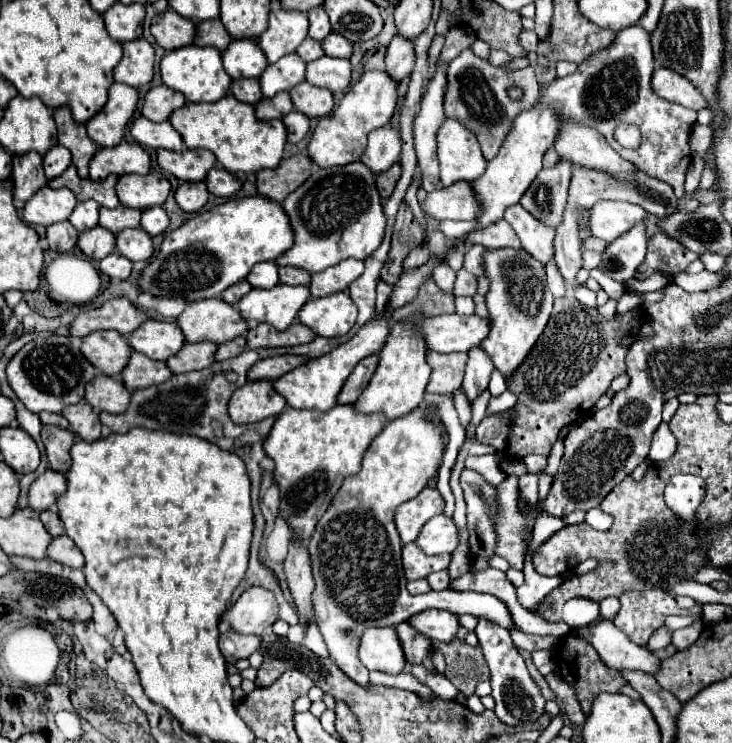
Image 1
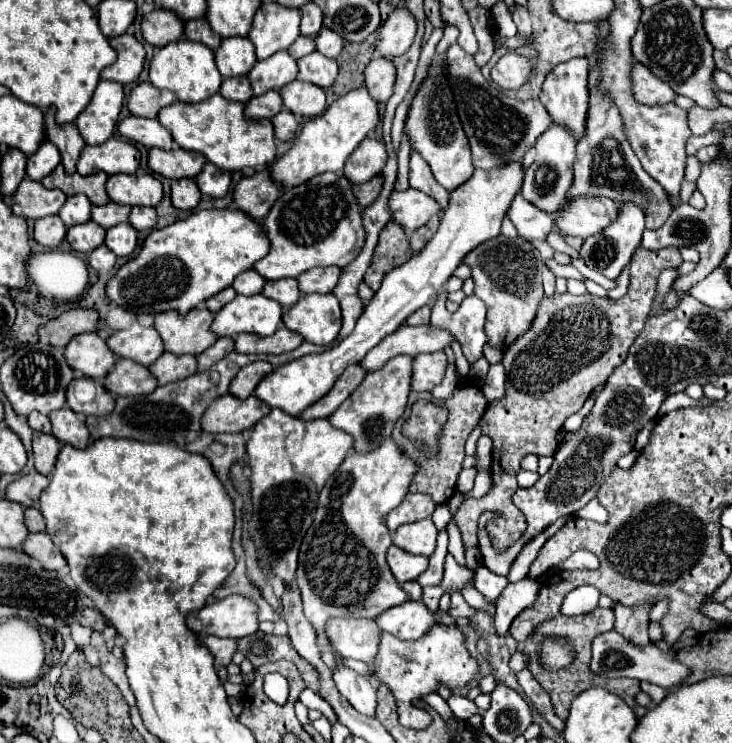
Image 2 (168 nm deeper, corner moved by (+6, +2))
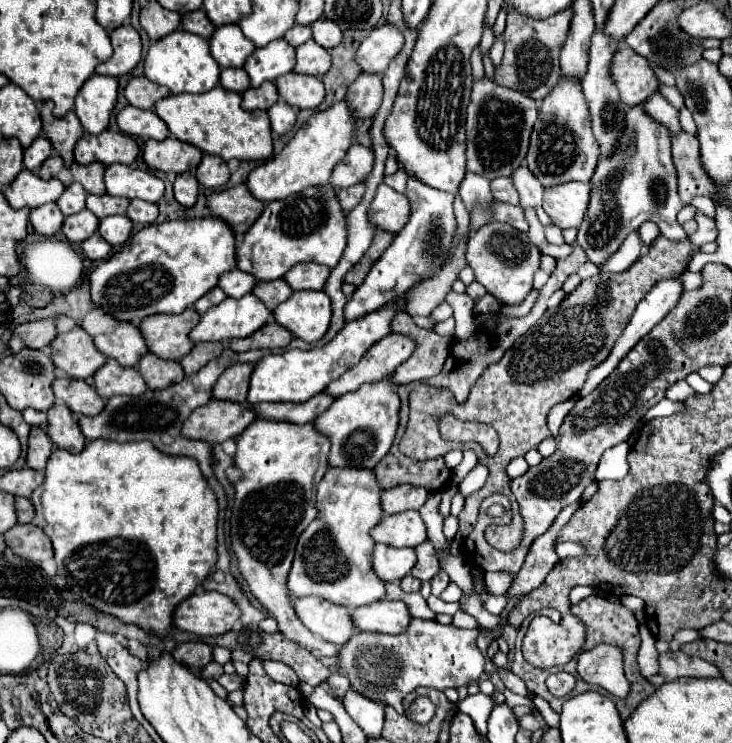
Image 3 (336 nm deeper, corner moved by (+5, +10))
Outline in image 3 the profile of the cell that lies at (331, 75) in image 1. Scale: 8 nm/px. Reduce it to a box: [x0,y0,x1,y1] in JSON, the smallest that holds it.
[294,39,332,77]

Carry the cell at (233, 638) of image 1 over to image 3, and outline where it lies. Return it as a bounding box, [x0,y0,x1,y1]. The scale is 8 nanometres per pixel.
[172,641,214,673]

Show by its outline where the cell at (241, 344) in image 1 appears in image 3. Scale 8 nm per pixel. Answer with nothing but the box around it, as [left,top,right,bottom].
[180,343,222,375]

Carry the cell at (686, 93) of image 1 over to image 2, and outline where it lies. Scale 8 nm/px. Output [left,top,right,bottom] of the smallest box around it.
[631,63,675,105]

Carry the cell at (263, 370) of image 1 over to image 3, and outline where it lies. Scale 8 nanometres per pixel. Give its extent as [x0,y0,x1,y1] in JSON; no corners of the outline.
[214,363,254,403]

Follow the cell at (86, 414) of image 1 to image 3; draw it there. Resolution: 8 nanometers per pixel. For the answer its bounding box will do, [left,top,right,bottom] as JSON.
[48,403,86,453]

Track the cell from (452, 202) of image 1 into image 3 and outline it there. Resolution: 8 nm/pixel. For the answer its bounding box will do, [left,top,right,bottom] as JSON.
[370,183,410,235]

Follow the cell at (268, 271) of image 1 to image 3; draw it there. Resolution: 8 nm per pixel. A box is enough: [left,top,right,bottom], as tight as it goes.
[218,269,256,299]

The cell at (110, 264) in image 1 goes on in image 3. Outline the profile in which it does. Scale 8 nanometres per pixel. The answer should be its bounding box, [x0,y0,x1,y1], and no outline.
[82,233,112,261]

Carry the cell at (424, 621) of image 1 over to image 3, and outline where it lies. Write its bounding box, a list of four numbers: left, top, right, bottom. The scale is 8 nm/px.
[352,601,412,635]

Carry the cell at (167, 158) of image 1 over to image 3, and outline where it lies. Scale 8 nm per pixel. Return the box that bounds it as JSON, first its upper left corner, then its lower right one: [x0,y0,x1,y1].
[144,137,202,173]

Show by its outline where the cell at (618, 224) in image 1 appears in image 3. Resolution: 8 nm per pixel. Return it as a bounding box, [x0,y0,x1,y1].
[544,183,590,227]

